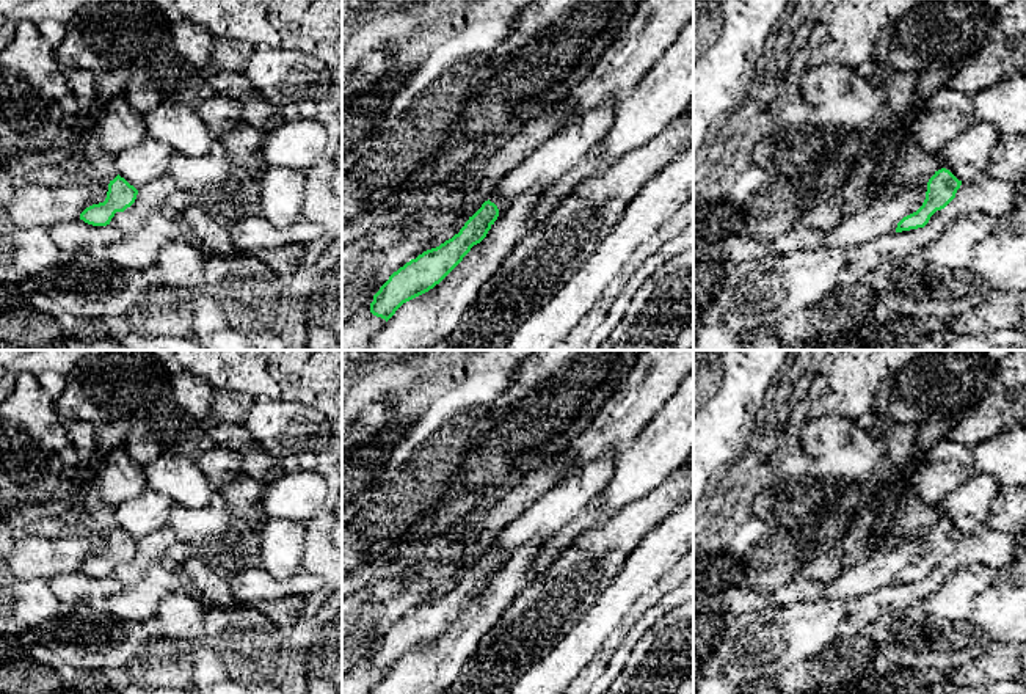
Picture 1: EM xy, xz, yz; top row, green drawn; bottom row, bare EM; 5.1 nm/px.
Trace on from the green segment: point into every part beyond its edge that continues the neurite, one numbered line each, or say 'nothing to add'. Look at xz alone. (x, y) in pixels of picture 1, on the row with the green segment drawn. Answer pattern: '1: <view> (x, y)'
nothing to add

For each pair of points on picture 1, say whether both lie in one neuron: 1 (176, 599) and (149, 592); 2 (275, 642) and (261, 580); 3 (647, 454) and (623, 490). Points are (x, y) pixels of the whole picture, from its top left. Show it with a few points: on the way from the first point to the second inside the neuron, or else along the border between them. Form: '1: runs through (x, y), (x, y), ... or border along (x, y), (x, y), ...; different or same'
1: border along (182, 589), (168, 592), (156, 611), (141, 620); different
2: border along (239, 603), (253, 606); different
3: runs through (643, 463), (631, 481); same

